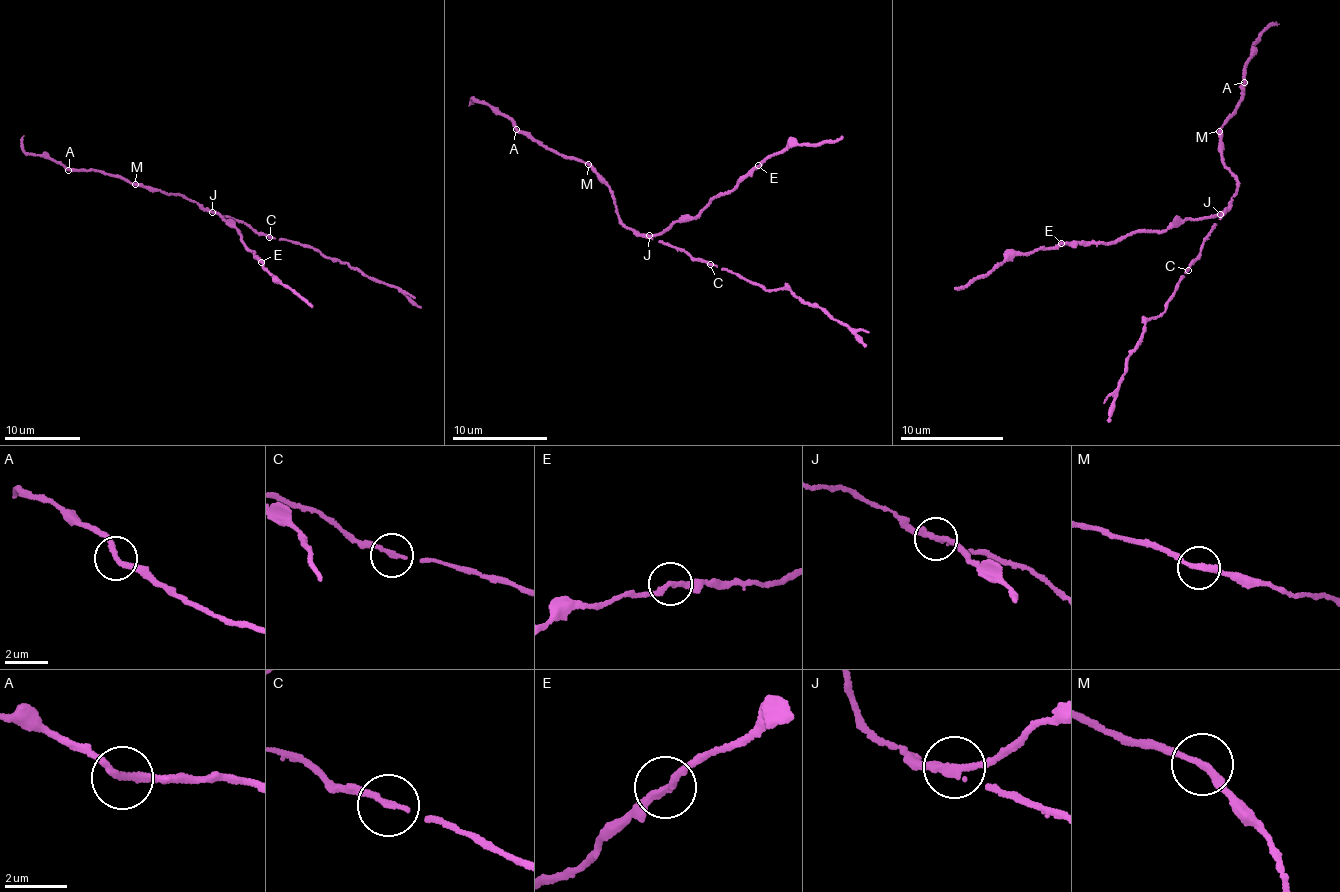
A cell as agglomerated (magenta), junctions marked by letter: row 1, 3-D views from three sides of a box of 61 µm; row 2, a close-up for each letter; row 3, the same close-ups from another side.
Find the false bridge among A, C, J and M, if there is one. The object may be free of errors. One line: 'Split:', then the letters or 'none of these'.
Split: J

